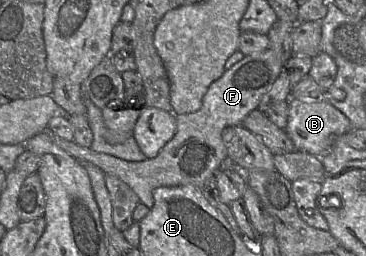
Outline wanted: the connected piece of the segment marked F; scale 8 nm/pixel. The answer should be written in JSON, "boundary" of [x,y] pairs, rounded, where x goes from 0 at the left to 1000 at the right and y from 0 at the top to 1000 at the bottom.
{"boundary":[[[743,188],[669,215],[571,336],[541,434],[478,453],[478,527],[421,617],[355,633],[260,594],[202,551],[183,551],[150,523],[134,523],[153,570],[210,633],[257,645],[290,688],[322,691],[374,758],[385,797],[413,813],[421,785],[418,746],[432,730],[527,723],[552,734],[579,703],[609,629],[623,617],[620,582],[607,551],[609,504],[658,488],[683,438],[705,426],[716,379],[738,352],[776,266],[779,246],[760,227]]]}

